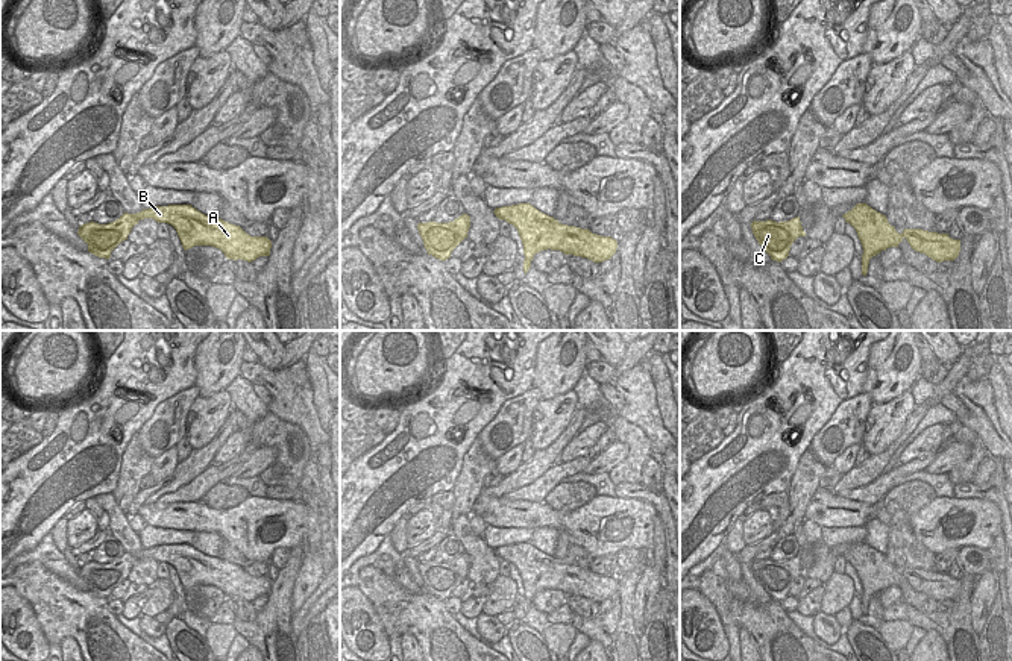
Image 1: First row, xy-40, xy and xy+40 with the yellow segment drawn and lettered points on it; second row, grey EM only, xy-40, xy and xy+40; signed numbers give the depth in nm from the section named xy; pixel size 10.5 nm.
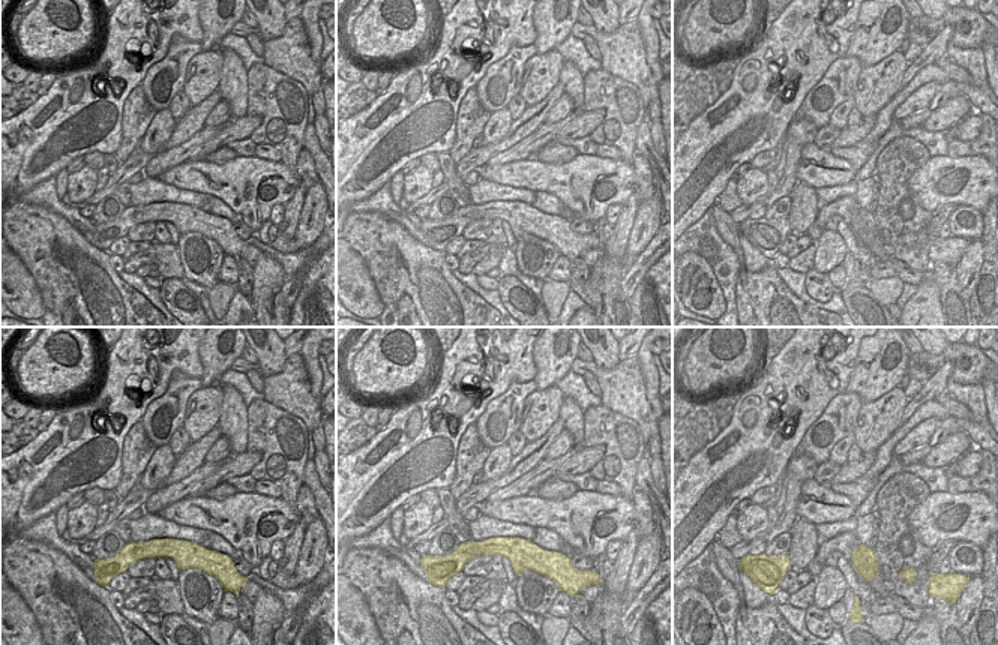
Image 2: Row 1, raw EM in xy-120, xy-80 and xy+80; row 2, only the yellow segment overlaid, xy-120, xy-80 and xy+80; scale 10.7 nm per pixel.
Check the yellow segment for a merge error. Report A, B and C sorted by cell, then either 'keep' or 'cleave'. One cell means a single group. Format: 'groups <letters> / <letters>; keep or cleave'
groups A B C; keep

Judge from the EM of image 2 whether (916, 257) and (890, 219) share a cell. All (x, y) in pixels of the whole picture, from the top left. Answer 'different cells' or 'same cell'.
same cell

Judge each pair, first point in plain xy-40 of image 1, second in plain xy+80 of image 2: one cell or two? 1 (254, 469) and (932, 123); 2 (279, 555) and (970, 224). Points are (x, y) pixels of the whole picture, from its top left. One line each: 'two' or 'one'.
1: one
2: one

